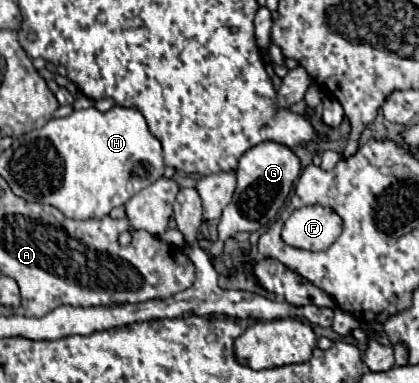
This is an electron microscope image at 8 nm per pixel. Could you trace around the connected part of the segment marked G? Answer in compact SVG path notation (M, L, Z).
M264 141L252 149L248 149L238 163L236 169L236 193L232 203L224 209L222 219L218 223L220 241L234 237L240 231L260 231L262 227L270 225L282 205L286 203L294 181L300 177L300 157L286 145L276 141Z

